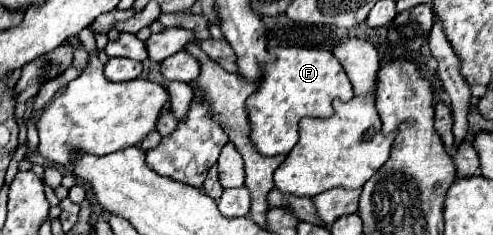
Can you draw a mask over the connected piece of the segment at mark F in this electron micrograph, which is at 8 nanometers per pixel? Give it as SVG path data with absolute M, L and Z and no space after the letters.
M277 46L270 48L270 54L274 60L268 64L262 64L262 78L258 82L258 90L246 100L246 112L250 120L250 140L256 146L256 150L262 156L275 156L288 154L296 146L296 126L302 118L328 118L334 114L332 100L350 100L352 86L346 78L346 72L342 70L338 58L332 52L326 52L321 48L283 48L290 46Z

